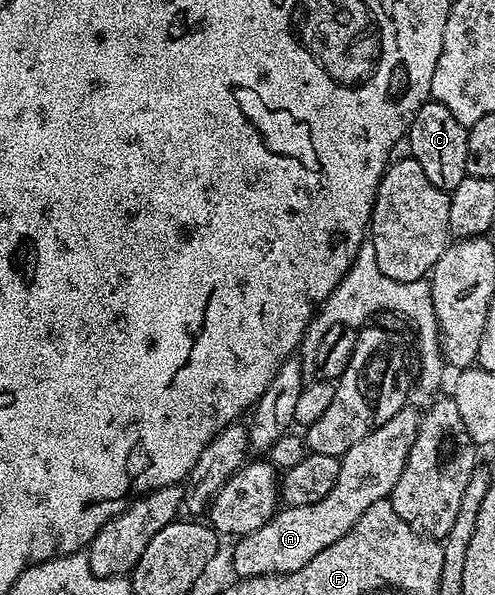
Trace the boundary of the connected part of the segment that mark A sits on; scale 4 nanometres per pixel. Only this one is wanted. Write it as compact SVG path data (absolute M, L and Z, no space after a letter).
M412 406L401 408L399 414L395 414L395 418L383 422L383 426L379 426L374 432L367 434L367 438L363 438L363 442L355 442L355 446L351 446L351 450L347 450L344 456L340 457L339 478L335 482L331 494L327 494L327 498L302 508L282 507L274 512L273 517L266 524L259 526L259 530L240 537L234 543L237 545L231 548L235 576L237 578L268 576L299 570L303 566L307 566L307 562L315 554L319 554L331 542L341 538L367 510L367 506L371 506L380 500L390 499L395 482L399 482L399 474L403 474L403 466L411 454L411 446L415 442L417 431L421 429L422 419L422 413L420 411L417 413Z

